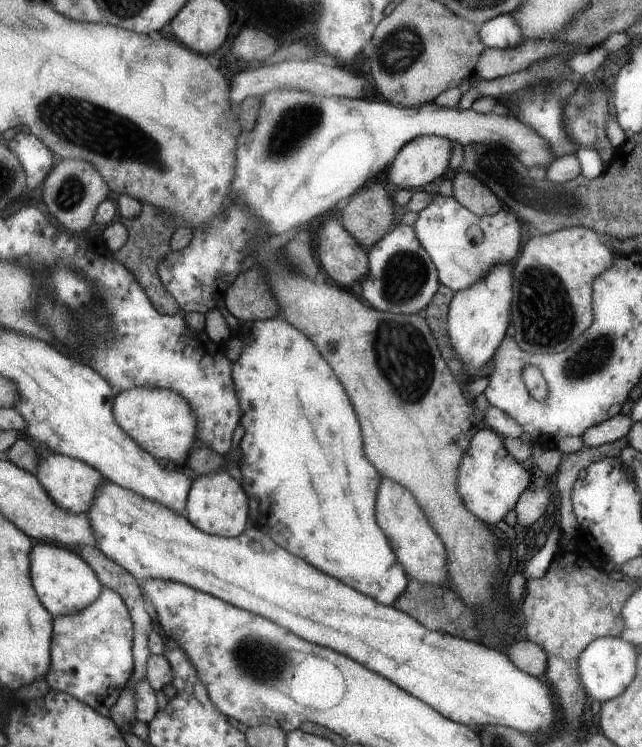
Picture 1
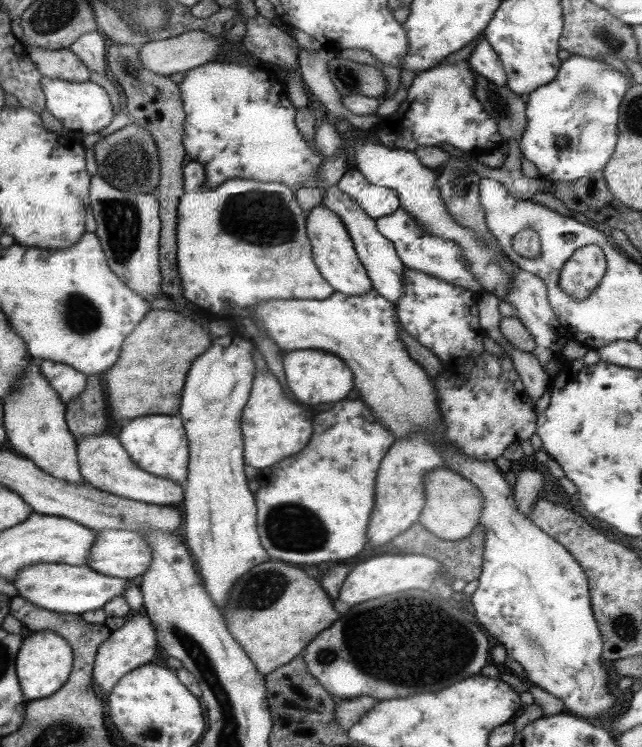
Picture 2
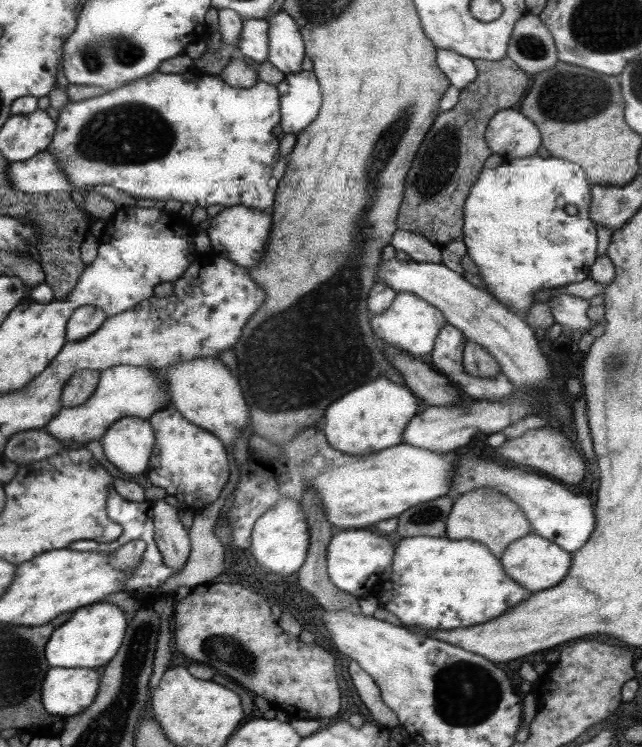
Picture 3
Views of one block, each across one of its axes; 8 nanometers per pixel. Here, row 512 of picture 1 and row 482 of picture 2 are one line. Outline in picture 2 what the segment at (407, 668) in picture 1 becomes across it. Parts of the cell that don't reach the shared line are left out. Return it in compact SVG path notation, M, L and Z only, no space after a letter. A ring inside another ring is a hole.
M95 434L95 436L81 436L77 440L77 462L79 472L85 478L85 482L97 490L109 492L113 496L121 496L127 500L137 500L143 504L155 504L155 506L173 506L185 500L185 488L173 480L153 476L145 470L141 470L129 456L129 452L123 448L117 434Z

